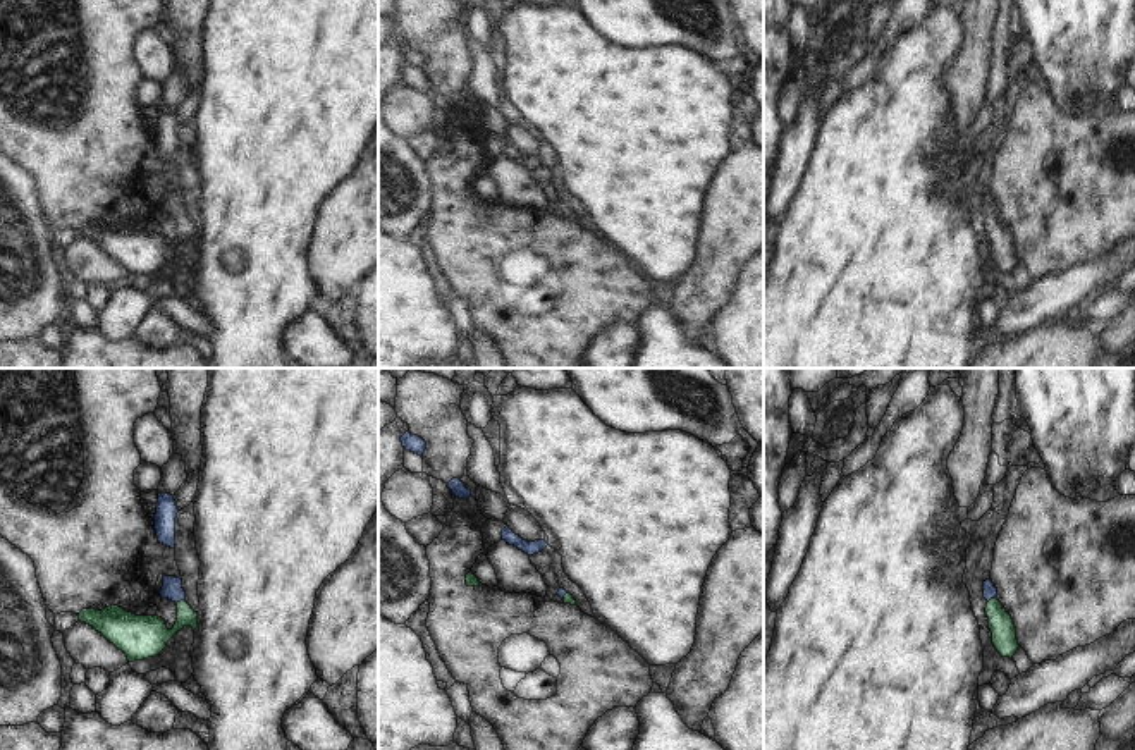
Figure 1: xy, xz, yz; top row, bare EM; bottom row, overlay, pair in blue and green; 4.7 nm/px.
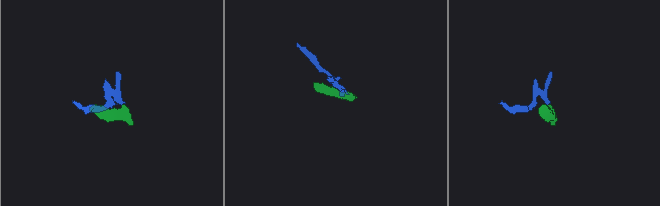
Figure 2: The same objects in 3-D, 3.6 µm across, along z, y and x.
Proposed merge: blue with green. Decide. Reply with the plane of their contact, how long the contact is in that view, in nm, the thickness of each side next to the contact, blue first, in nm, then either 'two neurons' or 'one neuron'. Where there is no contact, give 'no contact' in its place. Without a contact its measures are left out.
yz | 50 nm | 60/120 nm | one neuron

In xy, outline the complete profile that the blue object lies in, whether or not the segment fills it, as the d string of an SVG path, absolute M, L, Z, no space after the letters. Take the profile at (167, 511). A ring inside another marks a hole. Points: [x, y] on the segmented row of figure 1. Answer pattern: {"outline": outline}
{"outline": "M158 494L156 502L156 514L155 514L155 532L158 542L174 549L175 547L175 518L177 518L177 506L174 495L170 494Z"}

